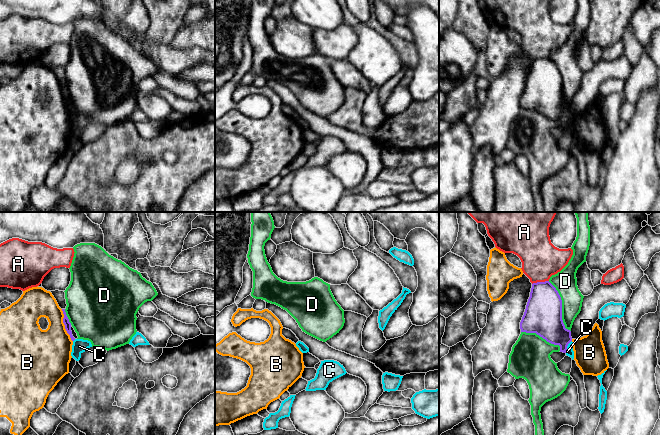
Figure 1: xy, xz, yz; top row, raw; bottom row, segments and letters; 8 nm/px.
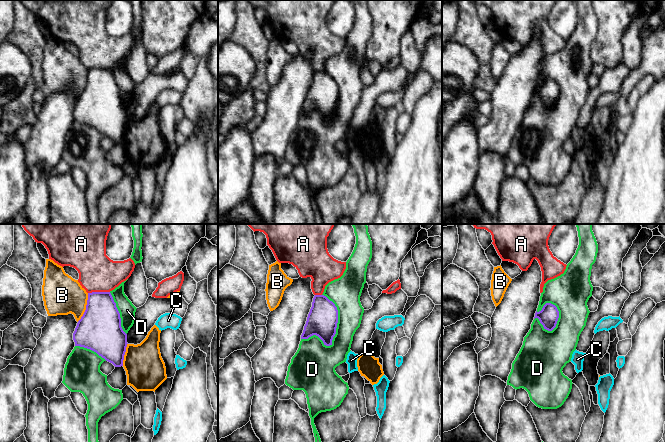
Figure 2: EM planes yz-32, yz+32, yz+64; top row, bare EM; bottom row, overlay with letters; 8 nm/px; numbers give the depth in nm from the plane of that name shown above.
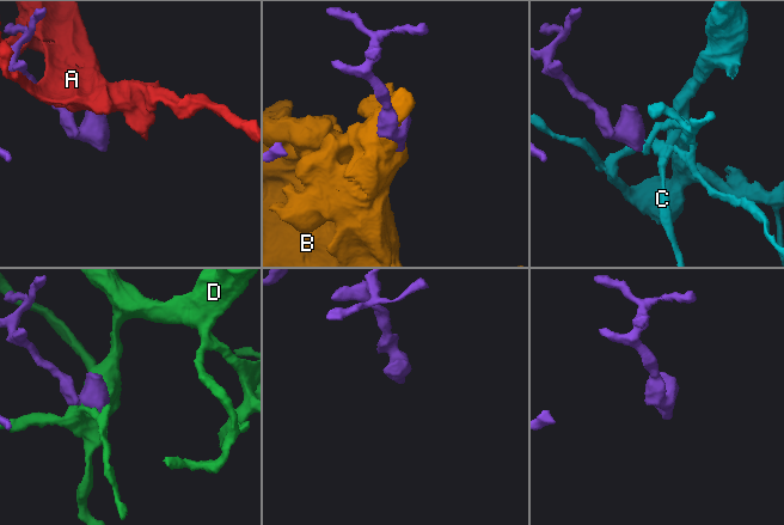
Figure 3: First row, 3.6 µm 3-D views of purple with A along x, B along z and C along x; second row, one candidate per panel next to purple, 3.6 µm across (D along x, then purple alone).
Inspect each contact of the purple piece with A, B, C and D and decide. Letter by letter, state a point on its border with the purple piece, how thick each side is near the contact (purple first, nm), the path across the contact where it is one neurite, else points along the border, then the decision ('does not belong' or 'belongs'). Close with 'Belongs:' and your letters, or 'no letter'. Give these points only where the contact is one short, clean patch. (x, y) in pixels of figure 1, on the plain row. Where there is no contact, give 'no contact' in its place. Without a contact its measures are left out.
A: contact yz (540, 58); calibres 300 and 300 nm; does not belong
B: contact xy (64, 100); calibres 50 and 360 nm; does not belong
C: contact yz (567, 121); calibres 240 and 60 nm; border yz (571, 116), (565, 128); does not belong
D: contact yz (561, 83); calibres 300 and 190 nm; does not belong
Belongs: no letter

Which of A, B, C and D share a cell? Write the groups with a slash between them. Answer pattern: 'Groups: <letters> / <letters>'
Groups: A / B / C / D

